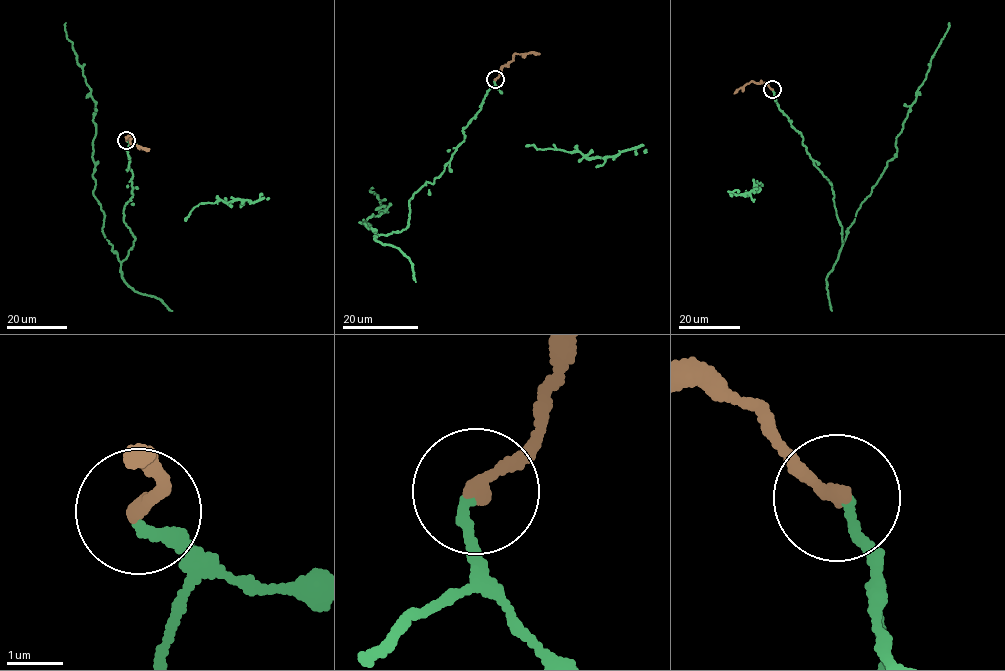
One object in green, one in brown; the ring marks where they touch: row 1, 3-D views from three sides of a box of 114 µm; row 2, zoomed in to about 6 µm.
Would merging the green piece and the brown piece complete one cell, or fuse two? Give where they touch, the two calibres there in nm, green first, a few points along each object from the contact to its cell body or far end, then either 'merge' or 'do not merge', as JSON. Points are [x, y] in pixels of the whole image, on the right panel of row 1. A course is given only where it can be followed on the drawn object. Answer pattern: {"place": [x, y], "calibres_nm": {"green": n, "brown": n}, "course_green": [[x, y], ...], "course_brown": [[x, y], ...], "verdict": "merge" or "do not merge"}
{"place": [772, 89], "calibres_nm": {"green": 170, "brown": 260}, "course_green": [[772, 90], [832, 184], [843, 241], [896, 155], [896, 137], [949, 23]], "course_brown": [[772, 90], [767, 84], [751, 81], [734, 93]], "verdict": "merge"}

